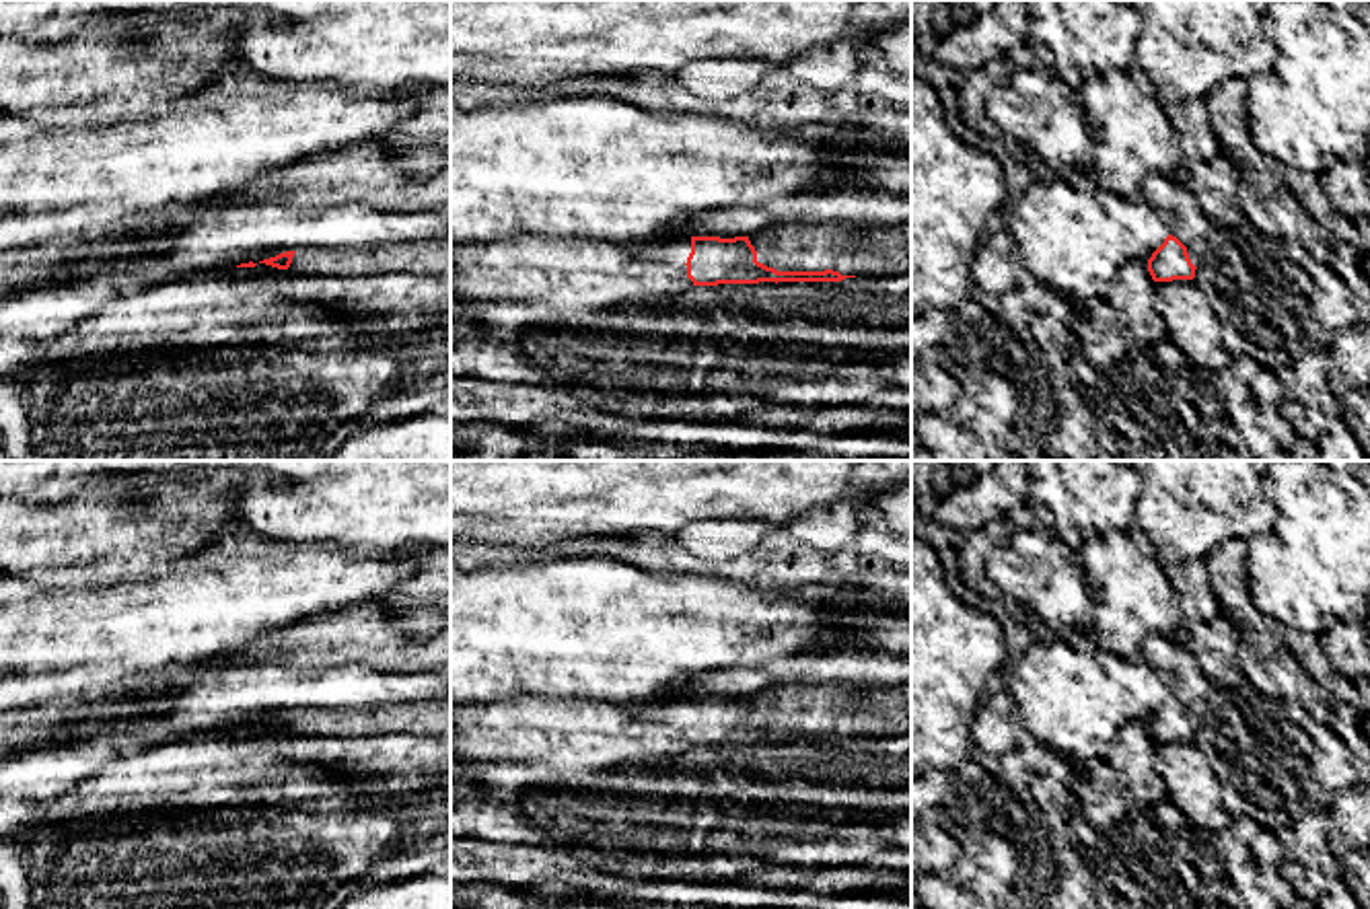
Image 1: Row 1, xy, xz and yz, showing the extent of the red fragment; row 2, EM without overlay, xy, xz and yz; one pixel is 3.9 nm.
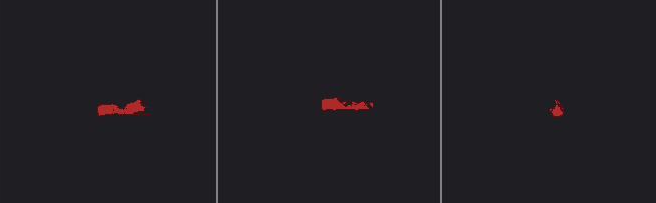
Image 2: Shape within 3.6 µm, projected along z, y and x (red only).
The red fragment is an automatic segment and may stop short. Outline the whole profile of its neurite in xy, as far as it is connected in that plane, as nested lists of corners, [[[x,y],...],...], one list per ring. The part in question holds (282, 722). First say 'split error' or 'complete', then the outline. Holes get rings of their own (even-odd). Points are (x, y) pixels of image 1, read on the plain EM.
split error | [[[450,697],[385,705],[378,710],[300,710],[259,724],[313,738],[424,734],[450,738]]]

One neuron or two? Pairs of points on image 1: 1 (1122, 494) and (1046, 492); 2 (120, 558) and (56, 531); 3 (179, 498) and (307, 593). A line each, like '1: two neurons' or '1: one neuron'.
1: one neuron
2: one neuron
3: two neurons

